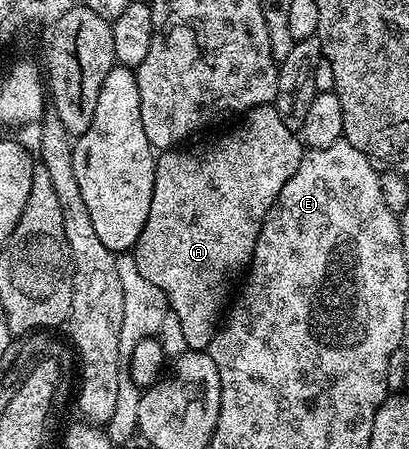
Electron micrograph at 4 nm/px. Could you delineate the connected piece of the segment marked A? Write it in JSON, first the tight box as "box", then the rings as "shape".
{"box":[132,104,304,351],"shape":[[[273,104],[252,108],[238,124],[235,130],[228,131],[223,138],[207,146],[198,146],[195,150],[175,148],[157,155],[152,208],[148,208],[144,232],[140,232],[140,240],[132,251],[136,268],[140,268],[140,276],[146,277],[151,284],[156,284],[156,288],[160,288],[160,292],[164,292],[169,313],[180,320],[188,350],[209,351],[212,336],[218,333],[220,319],[231,301],[230,289],[234,281],[236,286],[243,277],[244,268],[249,267],[260,228],[276,196],[280,196],[280,188],[284,188],[284,184],[292,180],[292,172],[300,168],[304,153],[301,137],[285,126]]]}

